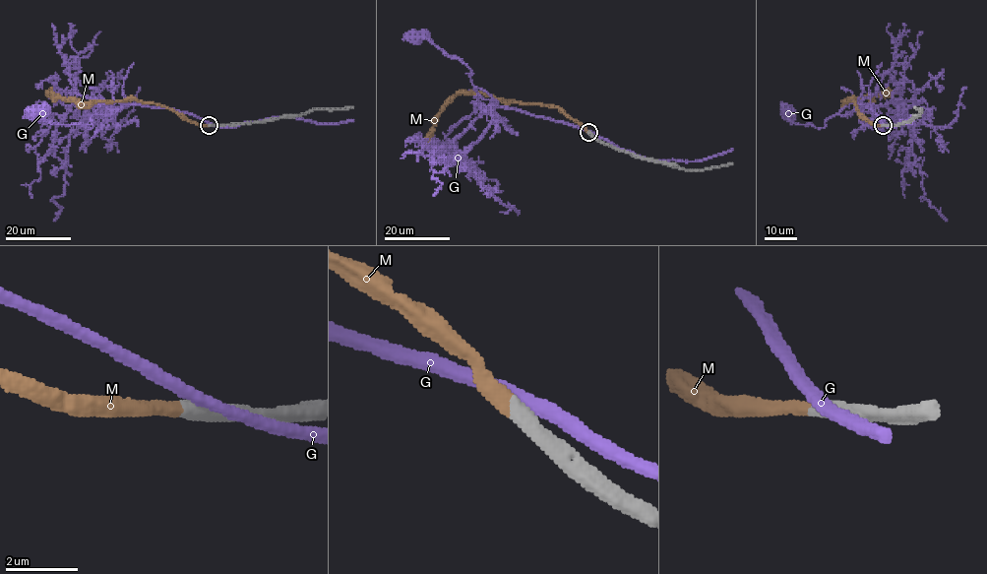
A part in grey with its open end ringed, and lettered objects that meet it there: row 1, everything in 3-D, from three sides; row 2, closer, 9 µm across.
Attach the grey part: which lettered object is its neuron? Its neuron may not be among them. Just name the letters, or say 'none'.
M

